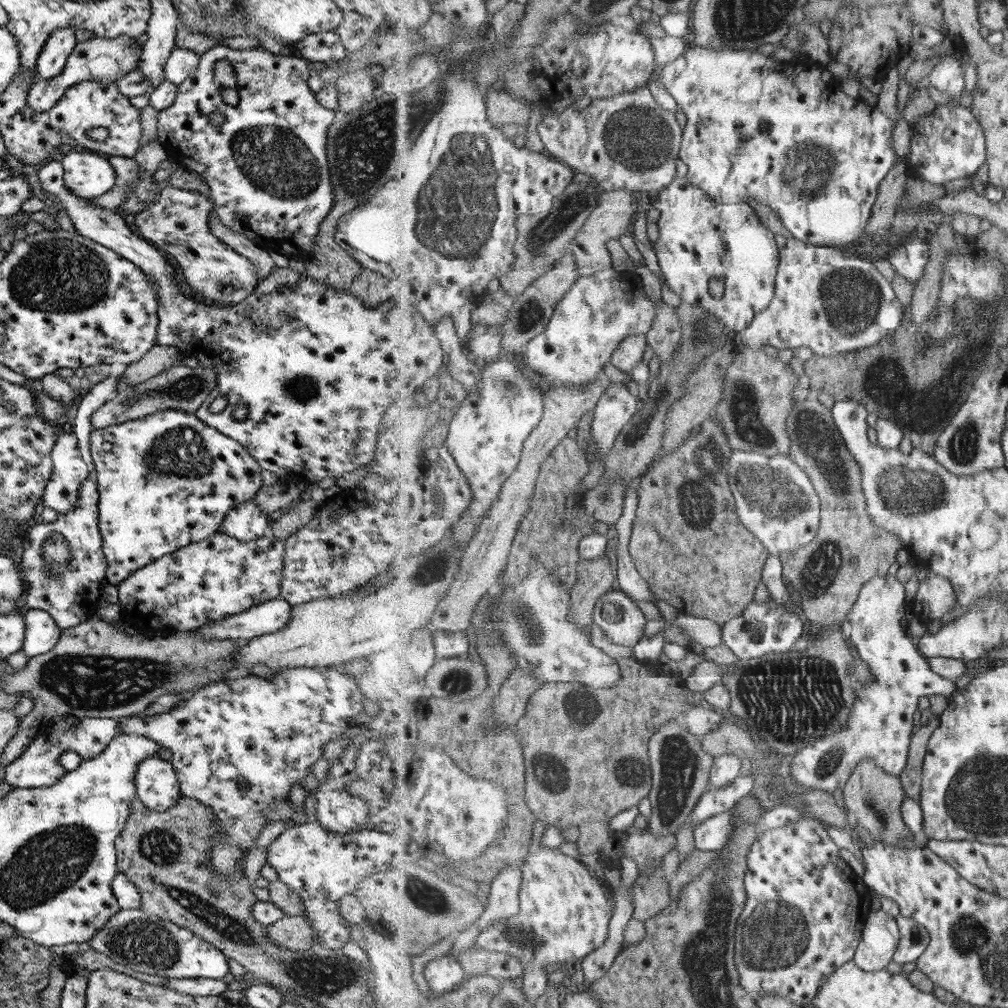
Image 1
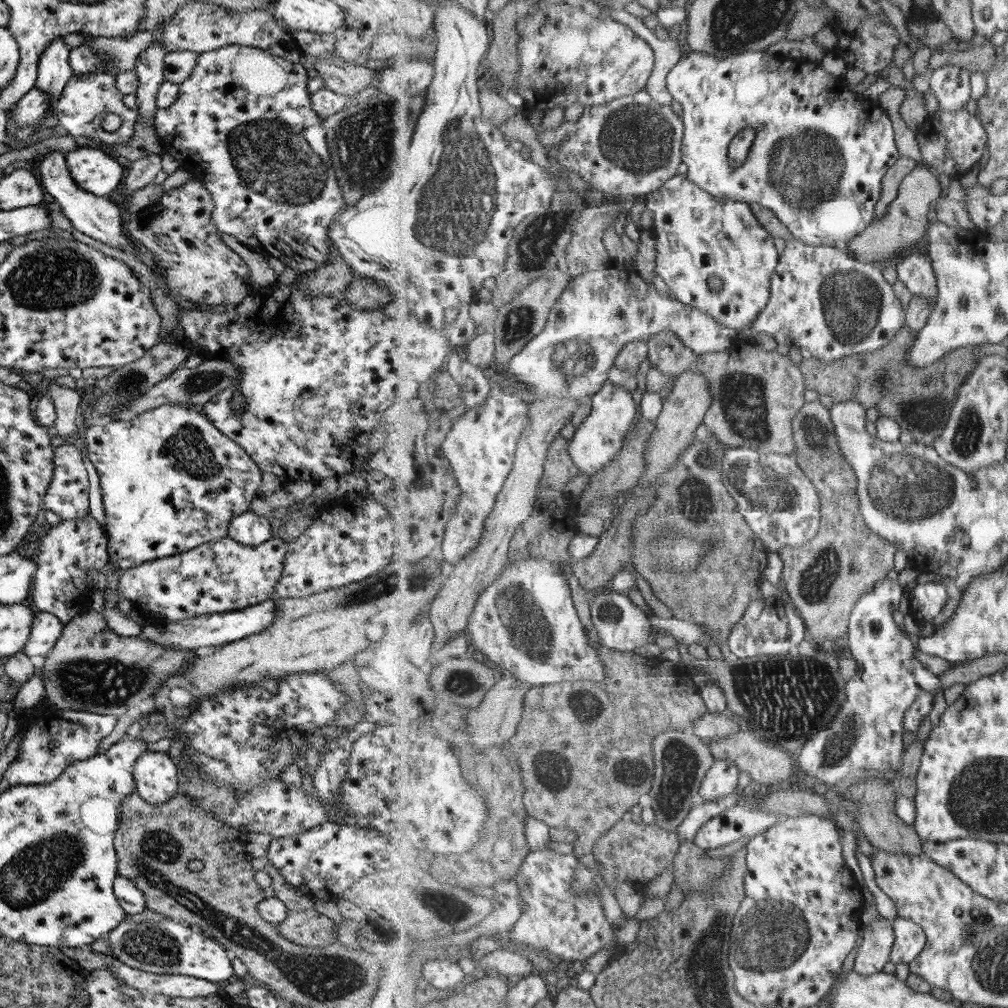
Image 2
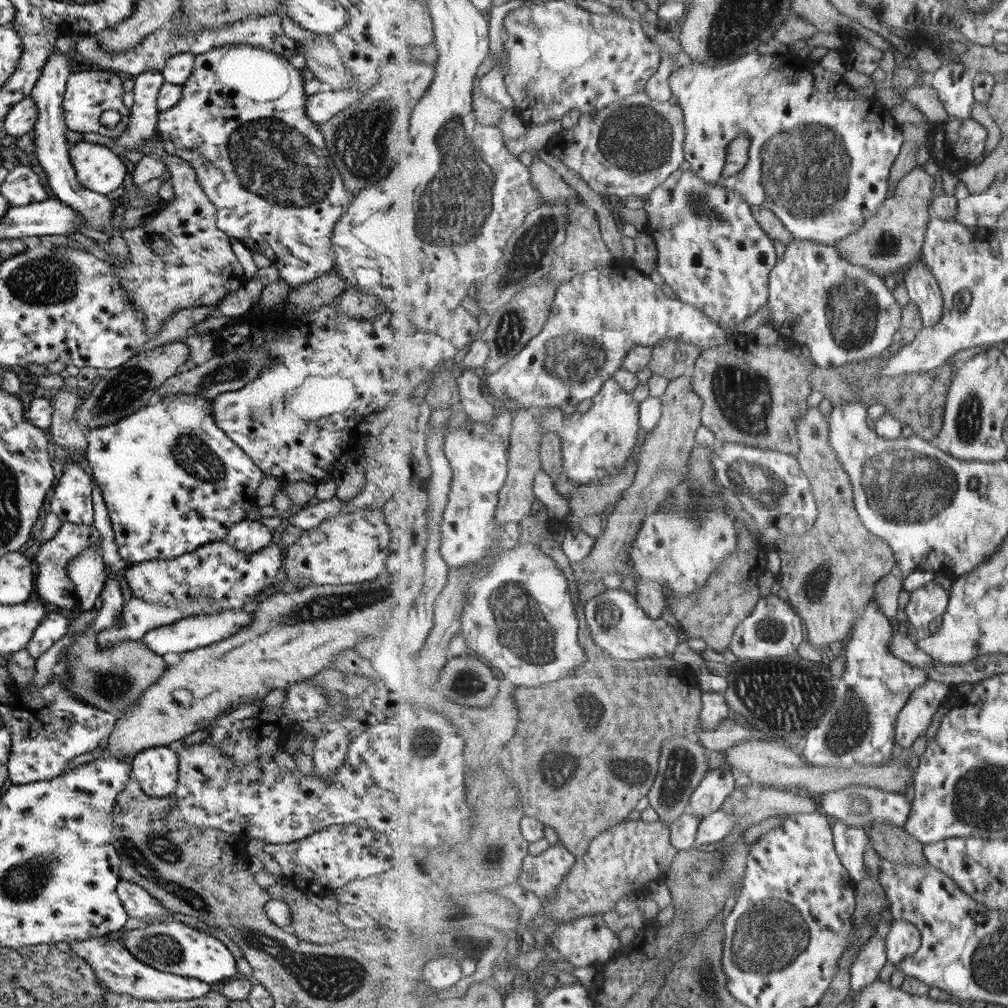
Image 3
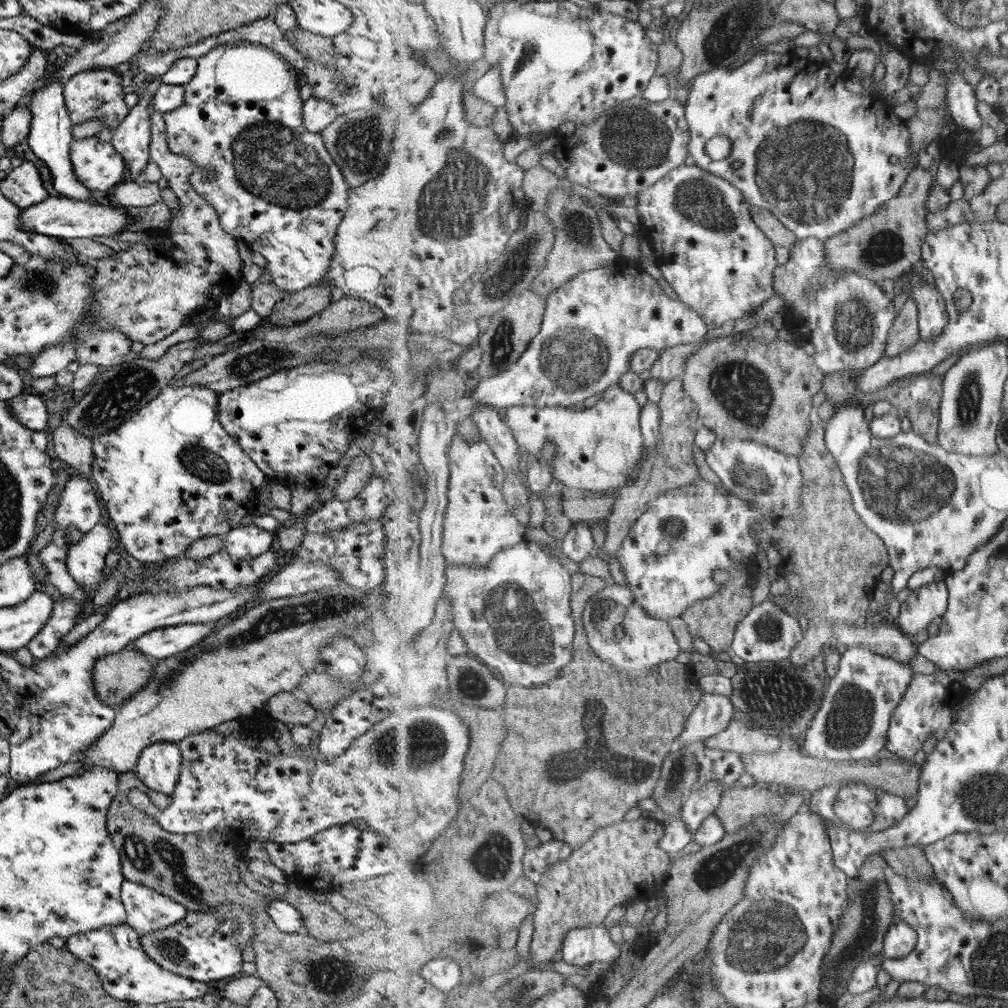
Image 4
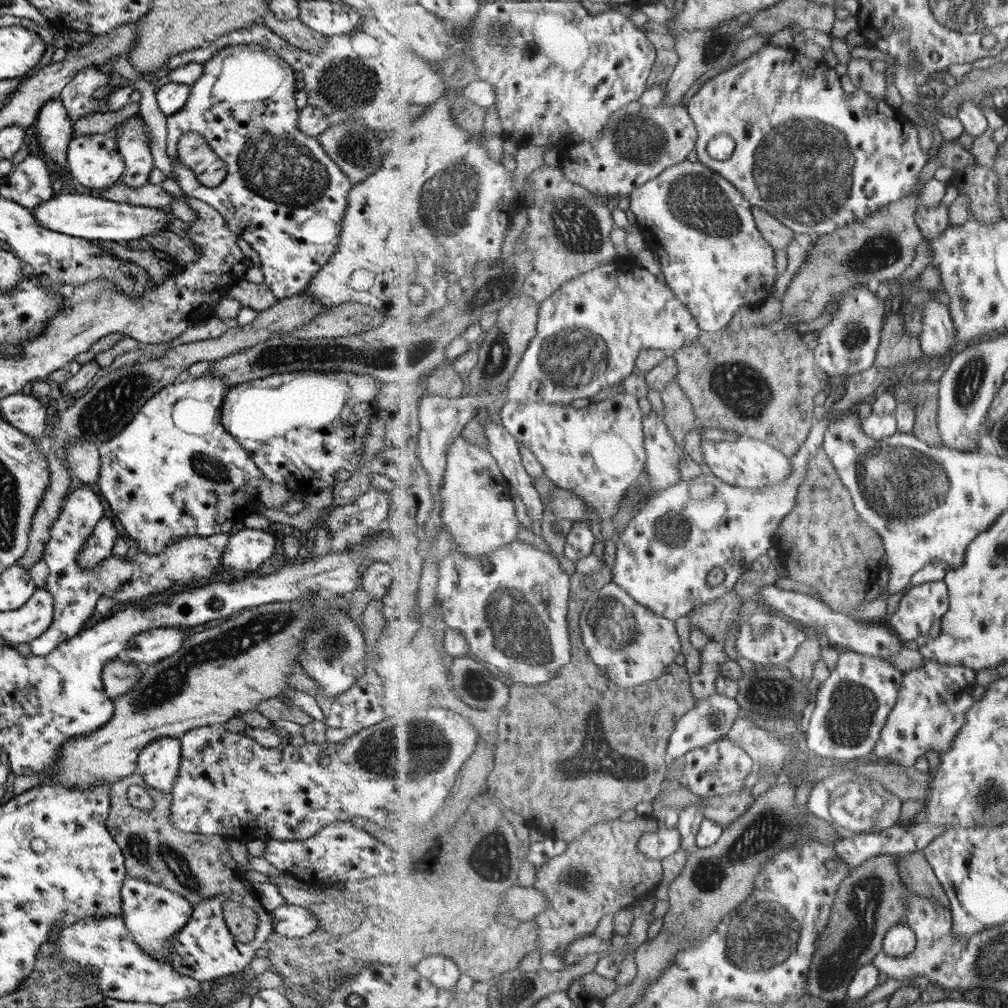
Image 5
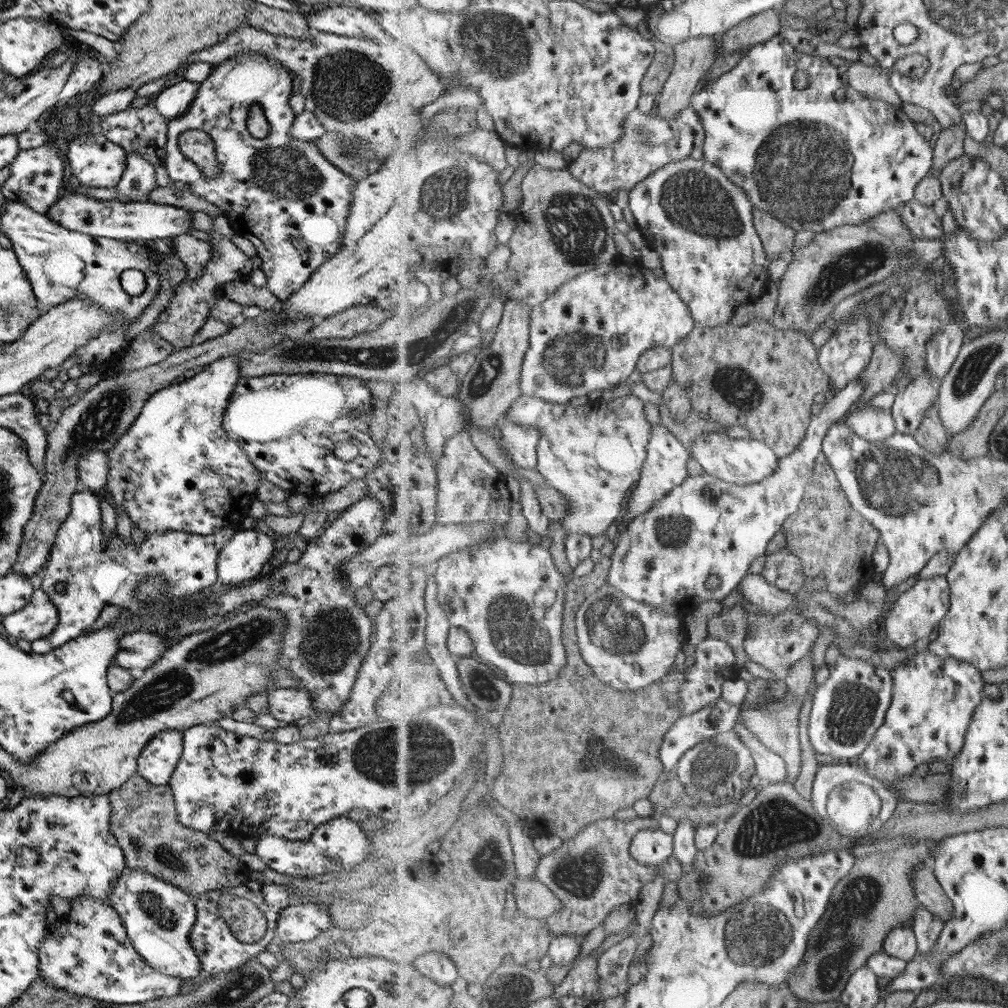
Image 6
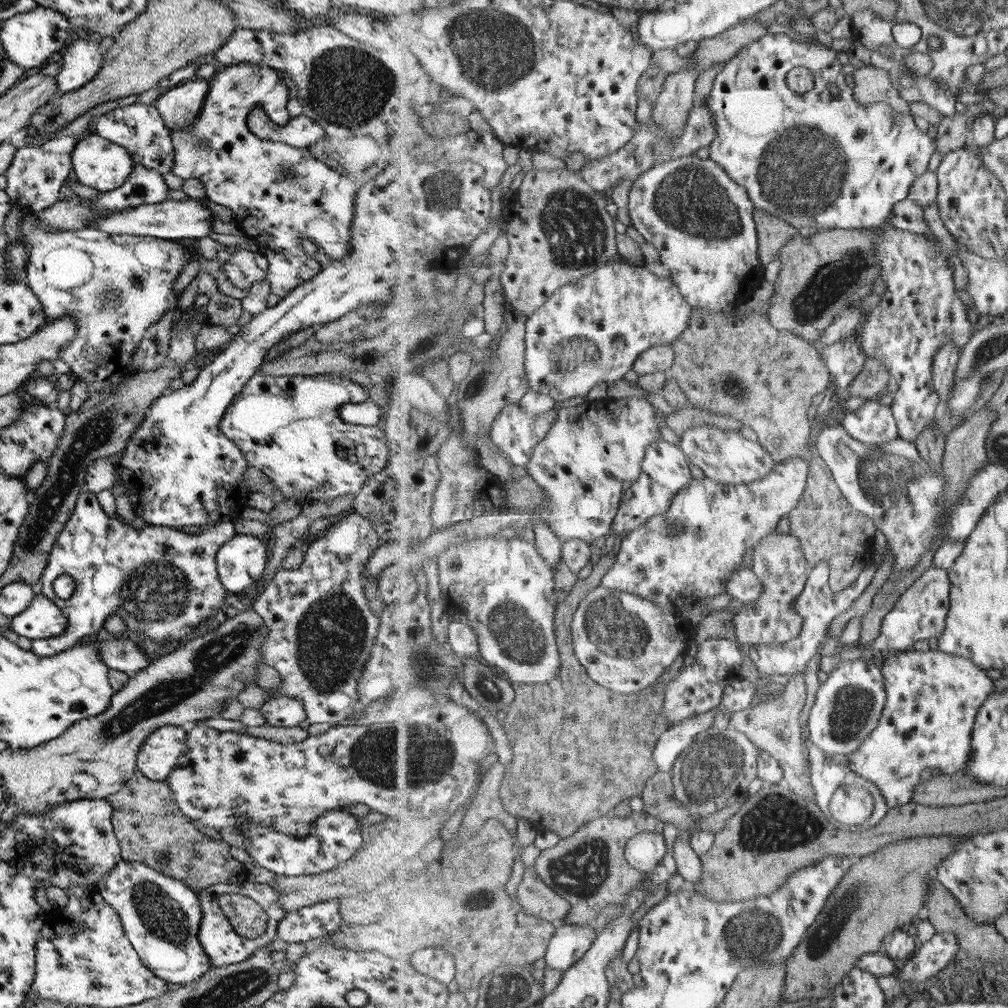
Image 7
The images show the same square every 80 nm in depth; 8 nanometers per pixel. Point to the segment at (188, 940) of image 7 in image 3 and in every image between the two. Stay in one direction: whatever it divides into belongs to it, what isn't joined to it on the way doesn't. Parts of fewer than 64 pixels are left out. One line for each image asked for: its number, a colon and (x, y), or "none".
3: (138, 903)
4: (146, 910)
5: (152, 914)
6: (157, 916)

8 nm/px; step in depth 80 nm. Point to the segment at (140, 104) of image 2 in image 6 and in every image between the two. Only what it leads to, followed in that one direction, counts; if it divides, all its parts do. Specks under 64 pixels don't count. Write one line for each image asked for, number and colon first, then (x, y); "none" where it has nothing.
3: (142, 120)
4: (131, 138)
5: (131, 143)
6: (137, 179)

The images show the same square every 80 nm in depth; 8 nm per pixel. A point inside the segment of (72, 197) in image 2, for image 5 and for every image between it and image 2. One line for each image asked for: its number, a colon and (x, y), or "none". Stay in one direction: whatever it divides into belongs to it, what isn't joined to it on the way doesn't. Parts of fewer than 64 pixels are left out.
3: (50, 147)
4: (49, 137)
5: (53, 127)

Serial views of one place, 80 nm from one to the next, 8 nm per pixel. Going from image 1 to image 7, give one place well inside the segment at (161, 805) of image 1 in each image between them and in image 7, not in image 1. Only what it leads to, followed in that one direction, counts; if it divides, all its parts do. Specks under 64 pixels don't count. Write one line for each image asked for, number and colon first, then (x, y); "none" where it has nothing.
2: (155, 778)
3: (155, 769)
4: (157, 766)
5: (157, 763)
6: (157, 759)
7: (155, 758)

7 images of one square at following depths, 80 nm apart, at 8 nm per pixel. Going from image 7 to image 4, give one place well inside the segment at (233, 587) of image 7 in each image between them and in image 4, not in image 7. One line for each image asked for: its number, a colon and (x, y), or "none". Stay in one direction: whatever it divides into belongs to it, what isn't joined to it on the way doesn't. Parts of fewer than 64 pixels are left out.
4: (243, 543)
5: (245, 550)
6: (240, 559)

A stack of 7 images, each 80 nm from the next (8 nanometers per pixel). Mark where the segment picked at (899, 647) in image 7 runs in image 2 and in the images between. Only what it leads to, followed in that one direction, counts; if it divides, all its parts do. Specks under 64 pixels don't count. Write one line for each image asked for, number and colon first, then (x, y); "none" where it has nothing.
2: (927, 600)
3: (926, 603)
4: (923, 605)
5: (922, 605)
6: (919, 611)

